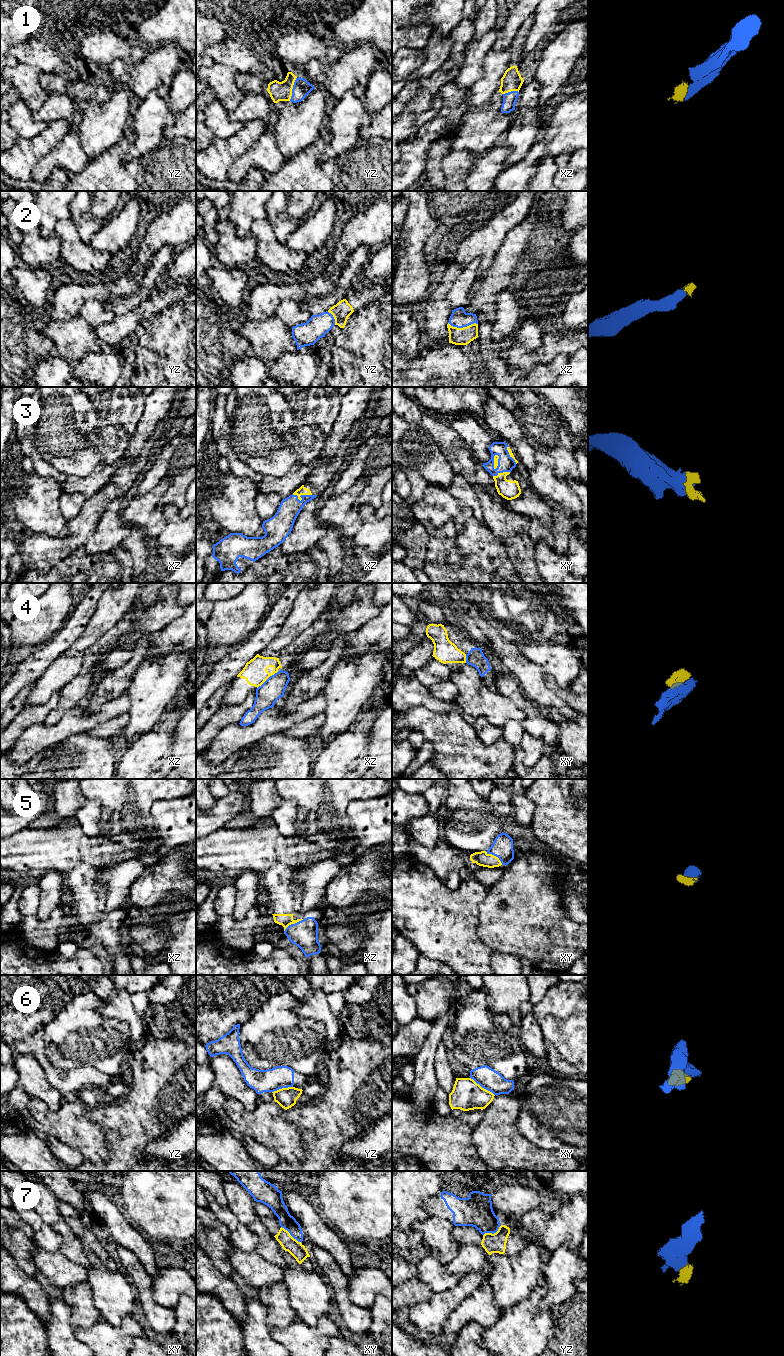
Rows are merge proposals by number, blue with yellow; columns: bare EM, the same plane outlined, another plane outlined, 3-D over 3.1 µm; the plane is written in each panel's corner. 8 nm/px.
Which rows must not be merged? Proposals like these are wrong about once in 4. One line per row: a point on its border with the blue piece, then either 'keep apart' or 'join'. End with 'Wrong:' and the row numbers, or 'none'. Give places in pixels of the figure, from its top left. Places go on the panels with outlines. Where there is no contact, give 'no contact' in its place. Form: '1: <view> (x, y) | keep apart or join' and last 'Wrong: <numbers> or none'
1: yz (292, 89) | join
2: xz (463, 326) | join
3: xz (302, 495) | join
4: xz (268, 678) | keep apart
5: xy (495, 855) | join
6: xy (482, 1087) | keep apart
7: xy (291, 1235) | keep apart
Wrong: 4, 6, 7

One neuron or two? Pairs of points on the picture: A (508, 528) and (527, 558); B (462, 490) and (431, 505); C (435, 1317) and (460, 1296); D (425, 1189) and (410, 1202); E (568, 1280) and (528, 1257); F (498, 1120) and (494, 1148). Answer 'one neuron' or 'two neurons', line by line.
A: one neuron
B: two neurons
C: one neuron
D: one neuron
E: two neurons
F: one neuron

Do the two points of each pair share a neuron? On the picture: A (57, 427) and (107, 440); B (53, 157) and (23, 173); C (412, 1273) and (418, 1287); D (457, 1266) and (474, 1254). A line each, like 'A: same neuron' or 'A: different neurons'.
A: same neuron
B: different neurons
C: different neurons
D: same neuron

